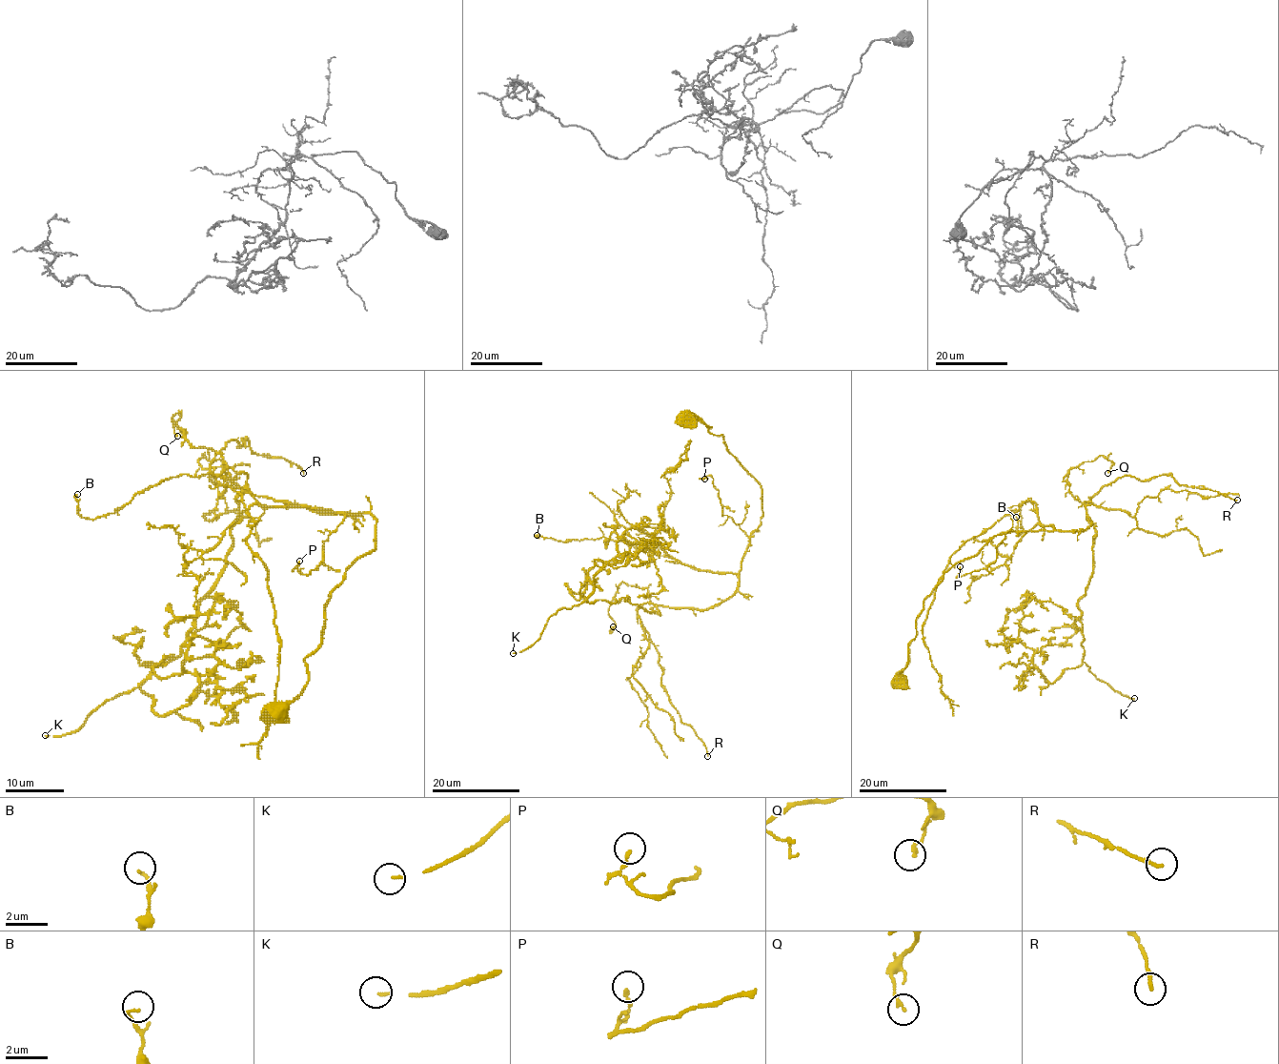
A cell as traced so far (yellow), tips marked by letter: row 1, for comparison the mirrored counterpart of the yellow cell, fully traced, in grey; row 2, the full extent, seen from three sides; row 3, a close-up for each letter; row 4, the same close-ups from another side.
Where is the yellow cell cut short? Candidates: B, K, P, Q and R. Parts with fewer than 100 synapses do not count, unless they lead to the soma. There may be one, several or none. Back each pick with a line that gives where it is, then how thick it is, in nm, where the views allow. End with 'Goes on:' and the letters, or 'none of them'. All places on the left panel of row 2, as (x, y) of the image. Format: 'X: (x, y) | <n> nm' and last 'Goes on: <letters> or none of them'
K: (45, 735) | 90 nm
Goes on: K

